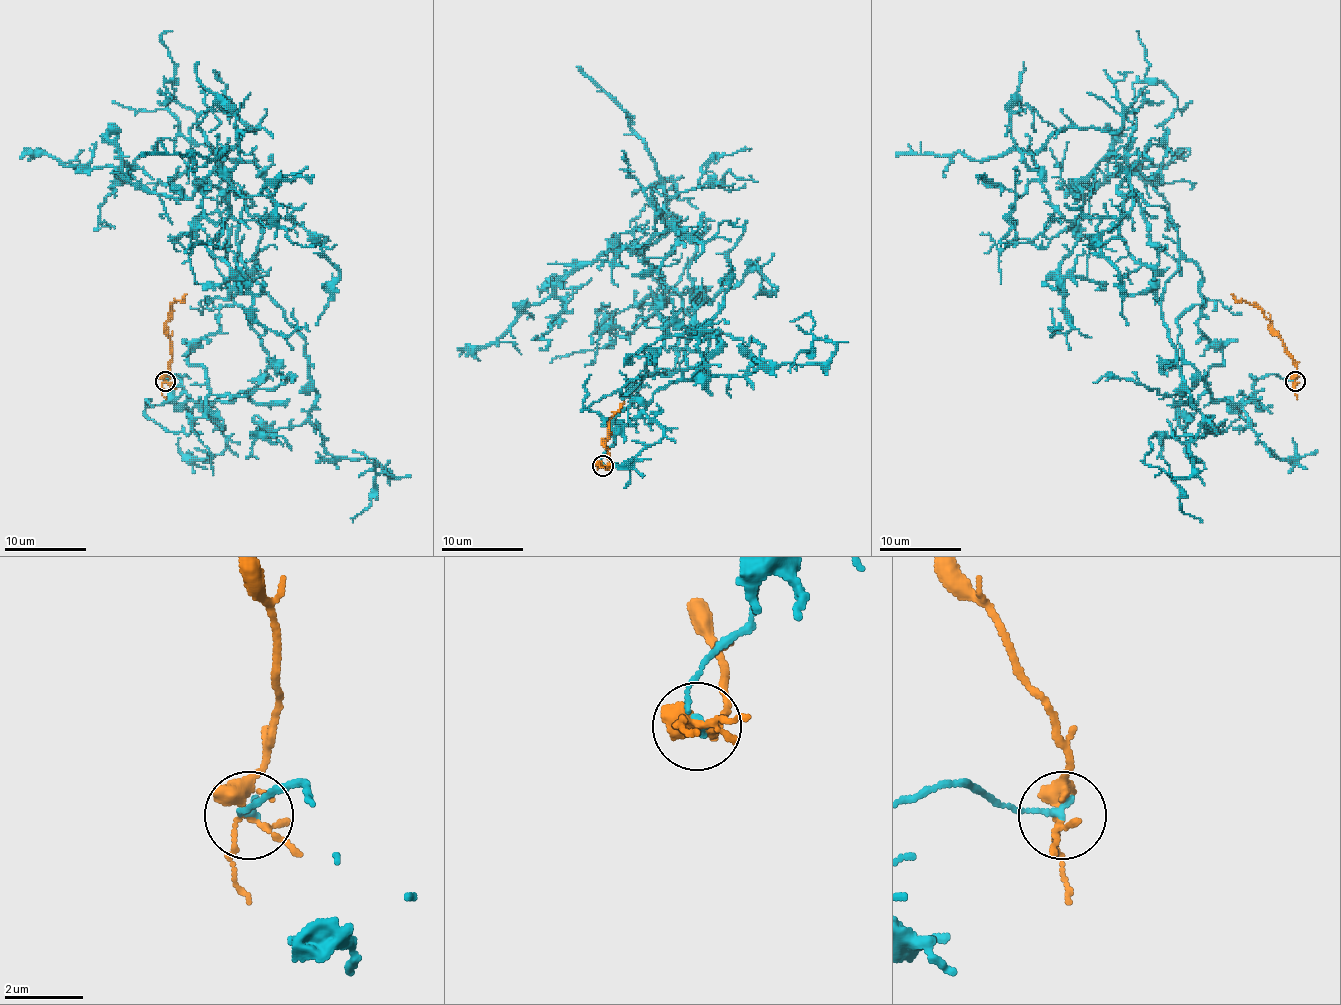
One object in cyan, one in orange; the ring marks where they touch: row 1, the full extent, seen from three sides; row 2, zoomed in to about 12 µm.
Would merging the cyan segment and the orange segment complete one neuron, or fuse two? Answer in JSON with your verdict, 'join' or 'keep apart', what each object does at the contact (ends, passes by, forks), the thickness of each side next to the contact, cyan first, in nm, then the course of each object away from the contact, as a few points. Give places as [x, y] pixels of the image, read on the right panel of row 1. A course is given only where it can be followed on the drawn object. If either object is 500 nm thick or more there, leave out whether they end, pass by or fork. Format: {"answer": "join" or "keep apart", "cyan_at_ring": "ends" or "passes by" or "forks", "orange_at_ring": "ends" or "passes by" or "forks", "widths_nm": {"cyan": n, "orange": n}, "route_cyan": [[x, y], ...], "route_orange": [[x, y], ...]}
{"answer": "keep apart", "cyan_at_ring": "ends", "orange_at_ring": "forks", "widths_nm": {"cyan": 180, "orange": 280}, "route_cyan": [[1295, 380], [1214, 401], [1184, 358], [1202, 273], [1169, 214], [1118, 189], [1132, 111], [1036, 152], [896, 154]], "route_orange": [[1295, 380], [1297, 362], [1272, 323], [1255, 306], [1237, 300], [1231, 294]]}

